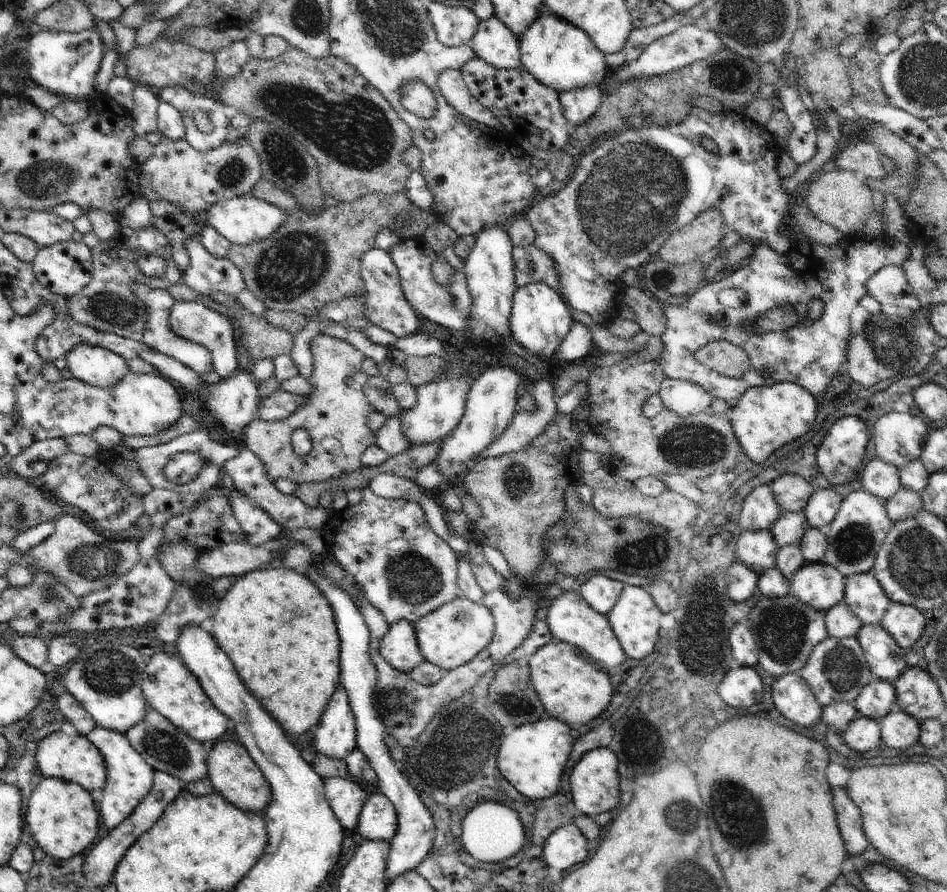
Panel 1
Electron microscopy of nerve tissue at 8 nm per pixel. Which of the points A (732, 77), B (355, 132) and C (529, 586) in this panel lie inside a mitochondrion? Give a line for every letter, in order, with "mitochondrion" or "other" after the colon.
A: mitochondrion
B: mitochondrion
C: other

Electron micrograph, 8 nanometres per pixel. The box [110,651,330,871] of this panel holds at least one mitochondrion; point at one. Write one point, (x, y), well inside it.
(164, 748)

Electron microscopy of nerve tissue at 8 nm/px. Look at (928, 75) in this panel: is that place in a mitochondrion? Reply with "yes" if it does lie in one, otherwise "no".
yes

